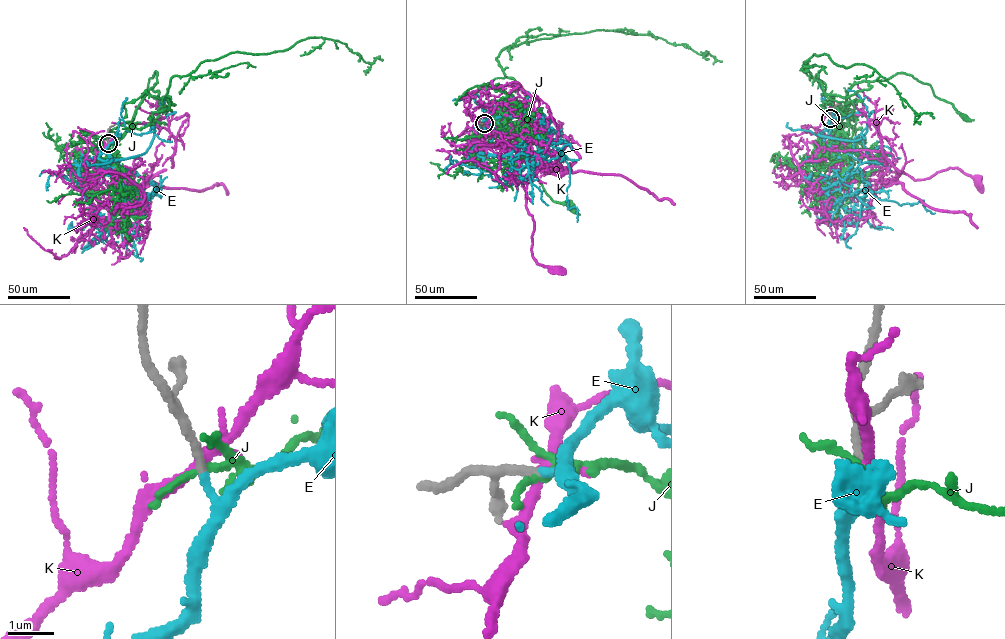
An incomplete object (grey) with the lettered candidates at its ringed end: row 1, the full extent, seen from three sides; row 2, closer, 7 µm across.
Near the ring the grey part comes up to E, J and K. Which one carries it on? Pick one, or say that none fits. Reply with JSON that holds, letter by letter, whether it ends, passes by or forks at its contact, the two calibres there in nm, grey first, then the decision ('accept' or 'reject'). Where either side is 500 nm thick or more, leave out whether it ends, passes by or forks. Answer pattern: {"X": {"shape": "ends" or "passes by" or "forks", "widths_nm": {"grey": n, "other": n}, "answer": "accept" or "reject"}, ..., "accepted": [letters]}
{"E": {"shape": "passes by", "widths_nm": {"grey": 160, "other": 120}, "answer": "accept"}, "J": {"shape": "forks", "widths_nm": {"grey": 170, "other": 100}, "answer": "reject"}, "K": {"shape": "forks", "widths_nm": {"grey": 190, "other": 190}, "answer": "reject"}, "accepted": ["E"]}

